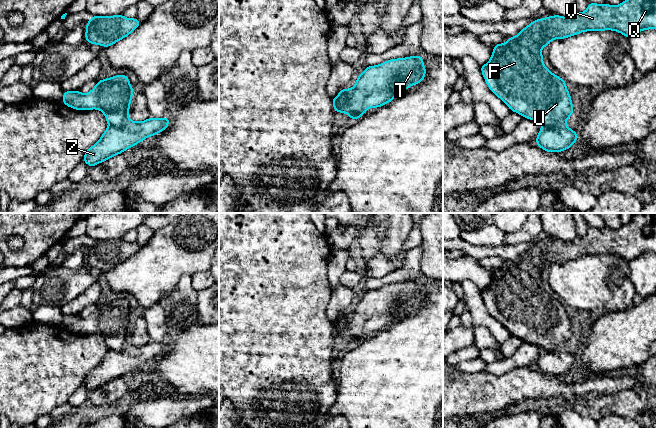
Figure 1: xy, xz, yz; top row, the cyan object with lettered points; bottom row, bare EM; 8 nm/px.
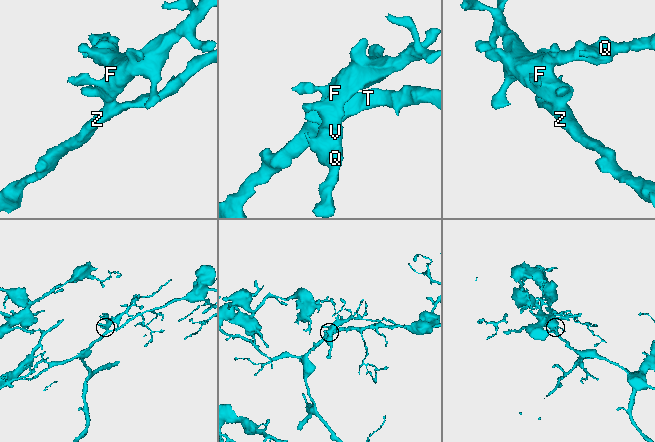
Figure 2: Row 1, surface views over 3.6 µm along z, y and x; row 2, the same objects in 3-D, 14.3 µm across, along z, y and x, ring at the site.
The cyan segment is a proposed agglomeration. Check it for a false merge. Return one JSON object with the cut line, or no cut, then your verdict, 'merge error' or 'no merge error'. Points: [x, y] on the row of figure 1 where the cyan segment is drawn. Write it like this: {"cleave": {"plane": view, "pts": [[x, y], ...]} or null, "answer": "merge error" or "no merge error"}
{"cleave": {"plane": "xz", "pts": [[346, 89], [344, 104], [339, 108]]}, "answer": "merge error"}

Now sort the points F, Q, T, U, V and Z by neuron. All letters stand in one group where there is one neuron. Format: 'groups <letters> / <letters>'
groups F Q U V / T Z

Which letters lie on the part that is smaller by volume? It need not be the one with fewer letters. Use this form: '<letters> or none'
F, Q, U, V

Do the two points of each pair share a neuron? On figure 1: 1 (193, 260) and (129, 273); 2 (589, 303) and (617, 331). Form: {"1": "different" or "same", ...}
{"1": "same", "2": "different"}

